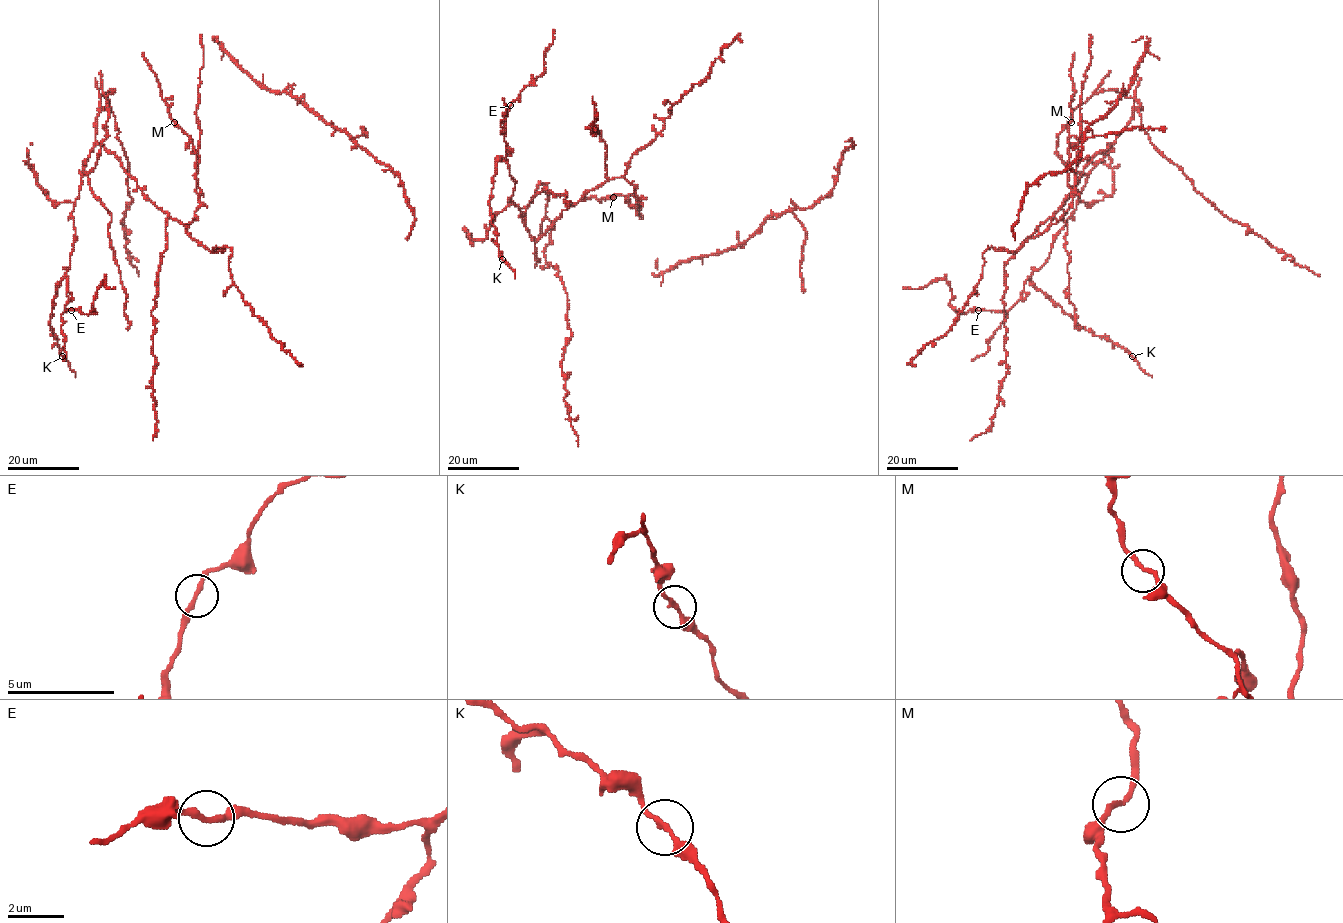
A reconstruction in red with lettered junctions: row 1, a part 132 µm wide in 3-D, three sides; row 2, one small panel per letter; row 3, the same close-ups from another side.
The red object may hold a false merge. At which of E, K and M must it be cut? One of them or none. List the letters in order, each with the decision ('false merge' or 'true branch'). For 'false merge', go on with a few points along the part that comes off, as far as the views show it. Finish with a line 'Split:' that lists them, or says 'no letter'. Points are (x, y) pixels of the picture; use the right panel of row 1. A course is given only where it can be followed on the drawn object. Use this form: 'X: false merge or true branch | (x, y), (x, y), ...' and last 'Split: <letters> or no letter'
E: true branch
K: true branch
M: true branch
Split: no letter

